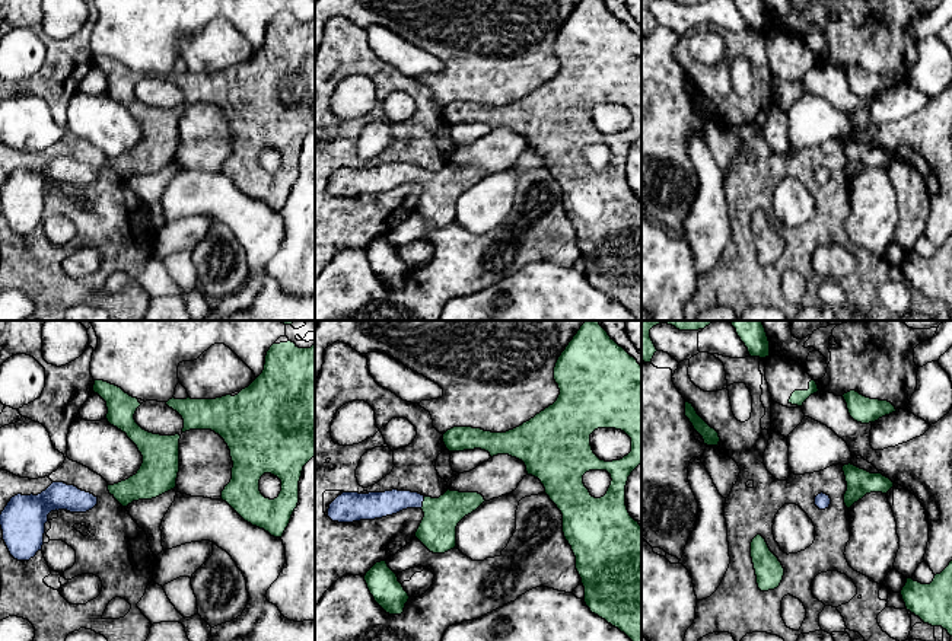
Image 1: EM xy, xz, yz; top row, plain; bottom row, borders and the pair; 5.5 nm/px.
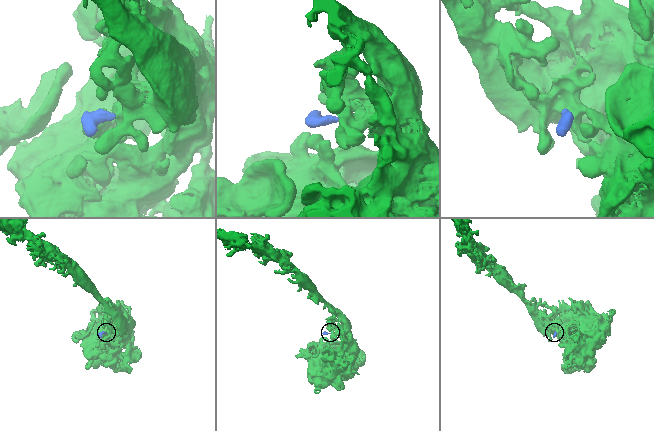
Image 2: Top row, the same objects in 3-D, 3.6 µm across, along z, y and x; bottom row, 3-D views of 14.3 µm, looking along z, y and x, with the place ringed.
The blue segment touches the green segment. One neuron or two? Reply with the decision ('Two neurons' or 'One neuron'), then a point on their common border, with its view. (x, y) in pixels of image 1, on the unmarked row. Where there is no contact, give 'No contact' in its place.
One neuron. Touches blue at xz (422, 177)

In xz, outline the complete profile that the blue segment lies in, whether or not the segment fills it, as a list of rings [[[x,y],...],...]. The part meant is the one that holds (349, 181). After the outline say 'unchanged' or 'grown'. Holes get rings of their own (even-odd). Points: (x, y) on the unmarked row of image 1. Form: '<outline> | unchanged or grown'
[[[448,163],[439,172],[411,165],[343,166],[328,182],[328,191],[338,197],[375,194],[397,188],[407,182],[421,182],[424,191],[415,211],[433,227],[445,227],[456,221],[456,200],[484,176],[478,166]]] | grown

